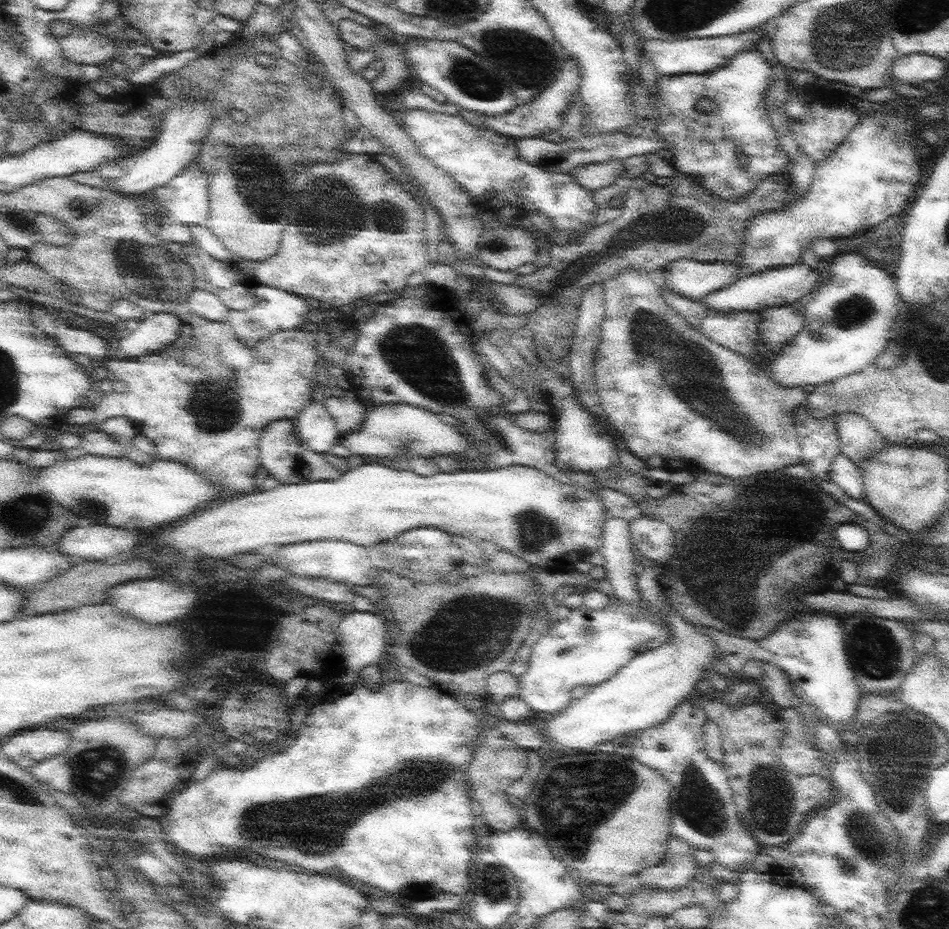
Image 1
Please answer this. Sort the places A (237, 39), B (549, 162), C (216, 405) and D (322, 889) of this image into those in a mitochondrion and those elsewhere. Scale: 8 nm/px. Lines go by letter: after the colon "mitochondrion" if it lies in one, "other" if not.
A: other
B: other
C: mitochondrion
D: other

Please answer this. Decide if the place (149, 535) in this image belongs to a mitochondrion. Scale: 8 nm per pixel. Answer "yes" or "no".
no

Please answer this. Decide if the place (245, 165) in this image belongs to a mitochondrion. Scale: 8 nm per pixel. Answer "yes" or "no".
yes

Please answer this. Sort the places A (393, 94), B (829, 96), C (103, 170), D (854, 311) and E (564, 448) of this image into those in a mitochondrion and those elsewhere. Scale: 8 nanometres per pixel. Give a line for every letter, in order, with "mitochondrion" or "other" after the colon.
A: other
B: mitochondrion
C: other
D: mitochondrion
E: other

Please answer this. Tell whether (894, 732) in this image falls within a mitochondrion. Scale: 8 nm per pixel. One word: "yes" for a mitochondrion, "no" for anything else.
yes

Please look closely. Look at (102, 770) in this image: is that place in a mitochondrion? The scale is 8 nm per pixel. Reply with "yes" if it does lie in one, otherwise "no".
yes

